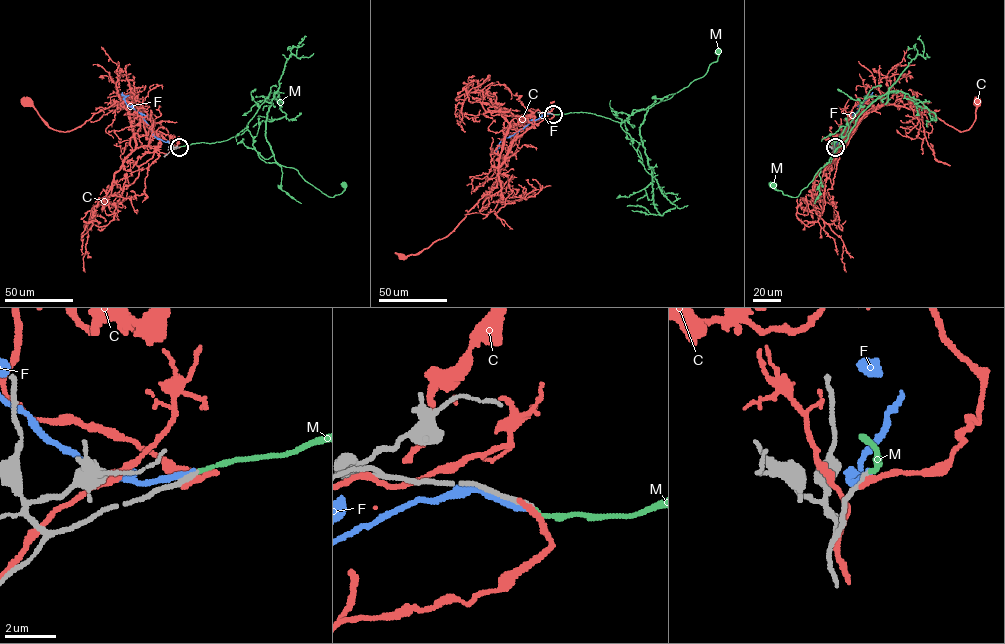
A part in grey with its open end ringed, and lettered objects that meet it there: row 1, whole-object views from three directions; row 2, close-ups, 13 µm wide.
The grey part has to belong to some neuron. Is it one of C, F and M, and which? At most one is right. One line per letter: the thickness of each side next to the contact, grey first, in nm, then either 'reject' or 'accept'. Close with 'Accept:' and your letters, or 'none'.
C: 240 nm thick on the grey side, 260 nm on the other; reject
F: 240 nm thick on the grey side, 260 nm on the other; reject
M: 220 nm thick on the grey side, 150 nm on the other; accept
Accept: M

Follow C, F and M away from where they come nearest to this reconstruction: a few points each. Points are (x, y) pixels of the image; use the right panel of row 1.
C: (835, 147), (862, 117), (879, 106), (893, 104), (897, 93), (960, 132), (971, 126), (978, 102)
F: (834, 147), (846, 133), (854, 114), (872, 92)
M: (835, 147), (833, 142), (843, 129), (832, 159), (831, 155), (797, 196), (784, 195), (771, 184)

